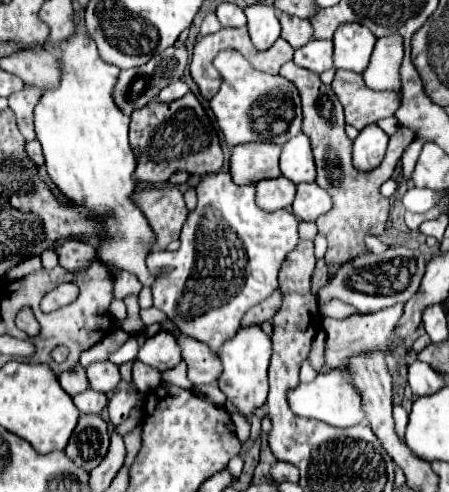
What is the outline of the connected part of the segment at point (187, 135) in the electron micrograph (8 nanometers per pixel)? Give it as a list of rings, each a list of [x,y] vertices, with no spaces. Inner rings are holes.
[[[193,92],[169,104],[153,102],[151,106],[135,110],[131,114],[129,142],[137,158],[135,178],[141,182],[167,182],[177,168],[195,176],[205,176],[219,172],[223,166],[223,150],[217,132]]]

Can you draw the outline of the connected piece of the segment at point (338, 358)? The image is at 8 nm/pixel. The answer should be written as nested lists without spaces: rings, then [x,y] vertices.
[[[395,304],[391,308],[385,308],[385,310],[379,310],[379,312],[373,312],[373,314],[355,314],[355,316],[349,316],[349,318],[343,318],[343,320],[333,320],[330,317],[323,317],[322,325],[327,332],[327,350],[325,350],[325,368],[323,372],[327,370],[333,370],[333,368],[341,368],[345,372],[345,376],[349,378],[351,382],[351,376],[347,372],[347,358],[351,354],[357,354],[361,350],[367,350],[367,348],[375,348],[379,352],[387,352],[391,354],[391,342],[395,340],[395,322],[399,322],[403,314],[403,304]]]

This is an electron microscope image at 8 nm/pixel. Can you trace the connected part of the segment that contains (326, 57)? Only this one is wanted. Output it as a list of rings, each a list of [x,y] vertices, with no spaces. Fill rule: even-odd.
[[[311,40],[303,48],[295,50],[293,62],[315,74],[333,68],[333,42],[331,40]]]

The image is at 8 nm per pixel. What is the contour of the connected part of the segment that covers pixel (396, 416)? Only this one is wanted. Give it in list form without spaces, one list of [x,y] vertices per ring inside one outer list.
[[[395,404],[393,406],[393,420],[395,420],[395,432],[399,438],[405,436],[405,426],[407,426],[407,412],[403,410],[403,406]]]

